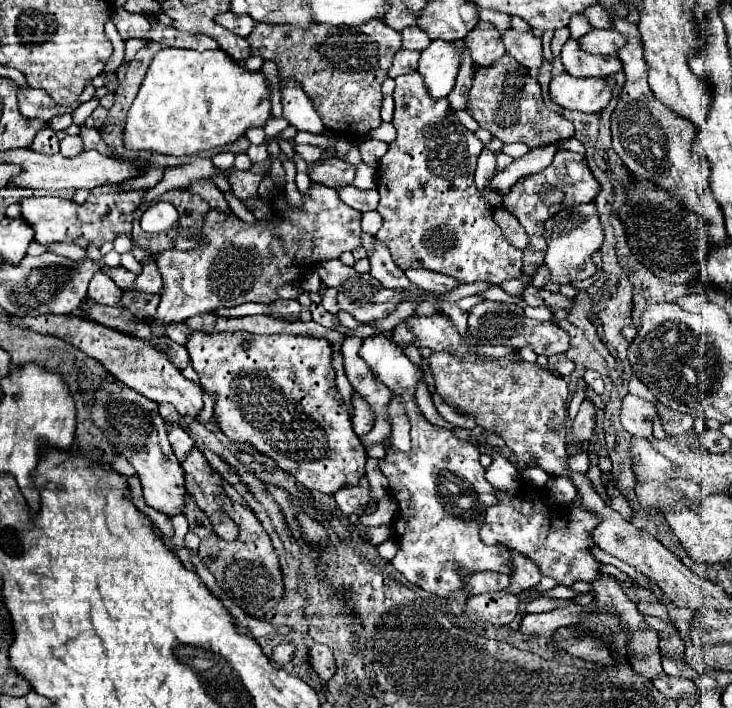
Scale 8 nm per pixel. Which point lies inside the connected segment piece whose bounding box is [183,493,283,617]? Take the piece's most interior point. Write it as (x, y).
(247, 569)

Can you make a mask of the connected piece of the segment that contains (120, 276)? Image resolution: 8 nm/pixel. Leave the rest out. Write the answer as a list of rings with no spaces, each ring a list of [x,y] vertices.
[[[119,267],[119,269],[105,269],[105,273],[117,283],[117,287],[121,287],[123,291],[131,289],[133,287],[133,281],[135,281],[135,273],[127,271],[125,267]]]

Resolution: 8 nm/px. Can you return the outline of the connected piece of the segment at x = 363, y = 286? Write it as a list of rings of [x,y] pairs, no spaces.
[[[337,259],[323,261],[323,265],[317,265],[315,271],[319,273],[321,281],[327,287],[333,287],[337,291],[339,309],[347,311],[349,315],[353,315],[361,323],[371,323],[371,321],[379,321],[379,319],[389,317],[397,309],[397,305],[407,297],[407,291],[387,289],[387,287],[379,285],[379,281],[375,281],[375,277],[371,277],[371,273],[357,273],[353,267],[347,267]]]

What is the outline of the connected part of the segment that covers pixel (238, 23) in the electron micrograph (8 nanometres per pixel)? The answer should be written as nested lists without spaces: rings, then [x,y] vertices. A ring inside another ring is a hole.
[[[231,11],[221,13],[219,17],[215,17],[217,25],[223,25],[225,29],[229,29],[231,33],[239,35],[239,37],[247,37],[251,33],[251,29],[255,27],[255,21],[247,15],[235,15]]]

